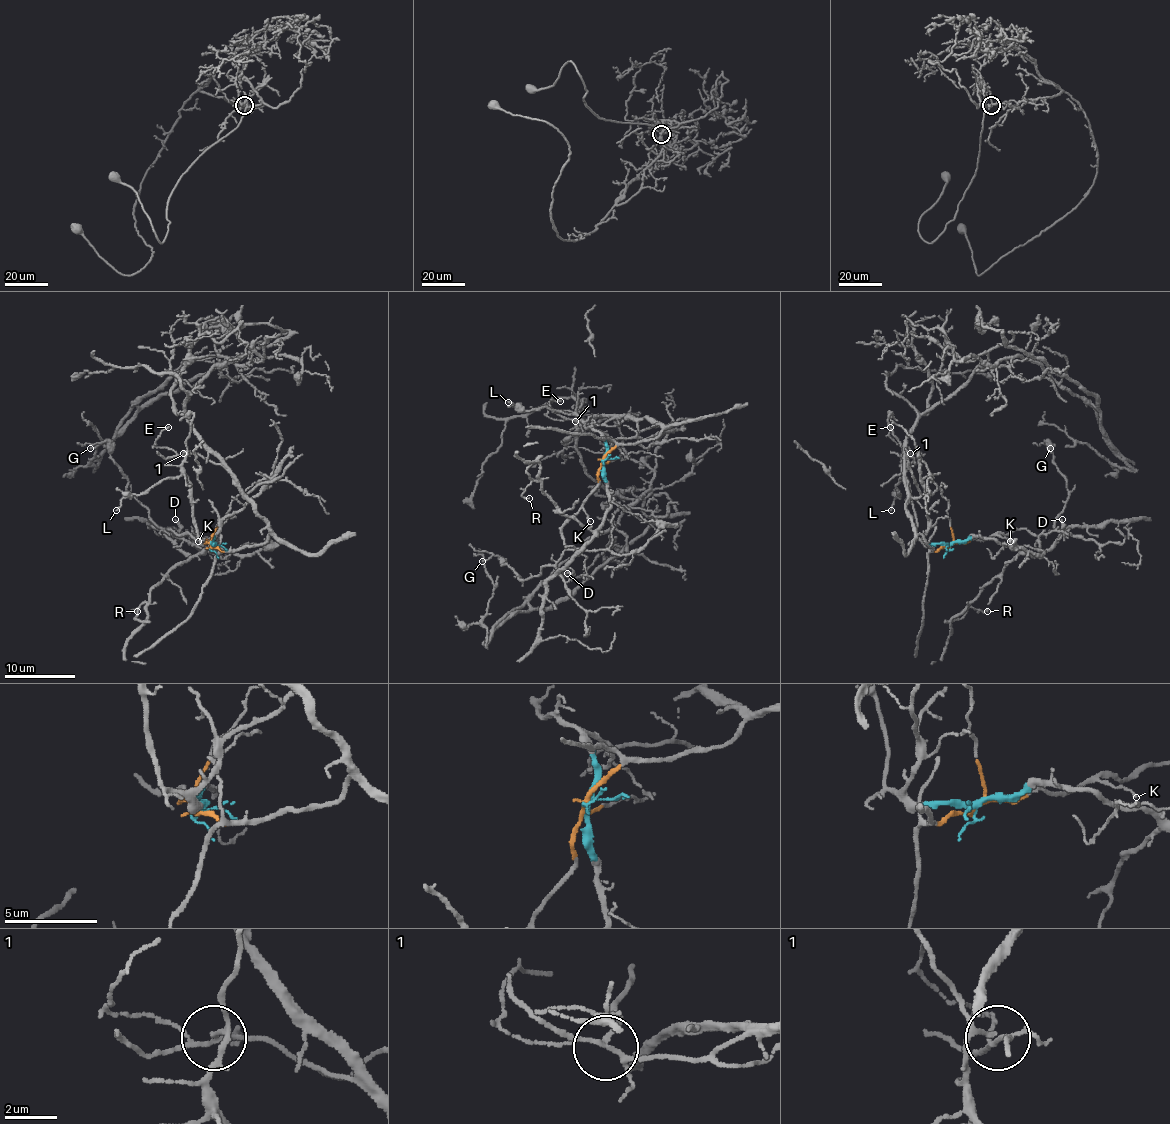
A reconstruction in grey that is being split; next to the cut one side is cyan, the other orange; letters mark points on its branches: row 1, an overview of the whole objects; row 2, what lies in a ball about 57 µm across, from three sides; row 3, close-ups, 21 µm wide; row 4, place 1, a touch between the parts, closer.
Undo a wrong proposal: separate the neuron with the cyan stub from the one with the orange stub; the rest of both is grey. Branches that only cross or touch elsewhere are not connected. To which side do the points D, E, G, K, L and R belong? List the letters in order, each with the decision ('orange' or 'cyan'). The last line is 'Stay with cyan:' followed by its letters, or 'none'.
D: cyan
E: orange
G: orange
K: orange
L: cyan
R: cyan
Stay with cyan: D, L, R

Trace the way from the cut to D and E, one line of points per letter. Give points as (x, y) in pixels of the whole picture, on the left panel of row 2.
D: (211, 545), (216, 536), (218, 540), (212, 545), (186, 556), (175, 543), (181, 538), (175, 519)
E: (211, 545), (228, 550), (258, 545), (269, 527), (219, 464), (158, 448), (156, 439), (168, 427)

